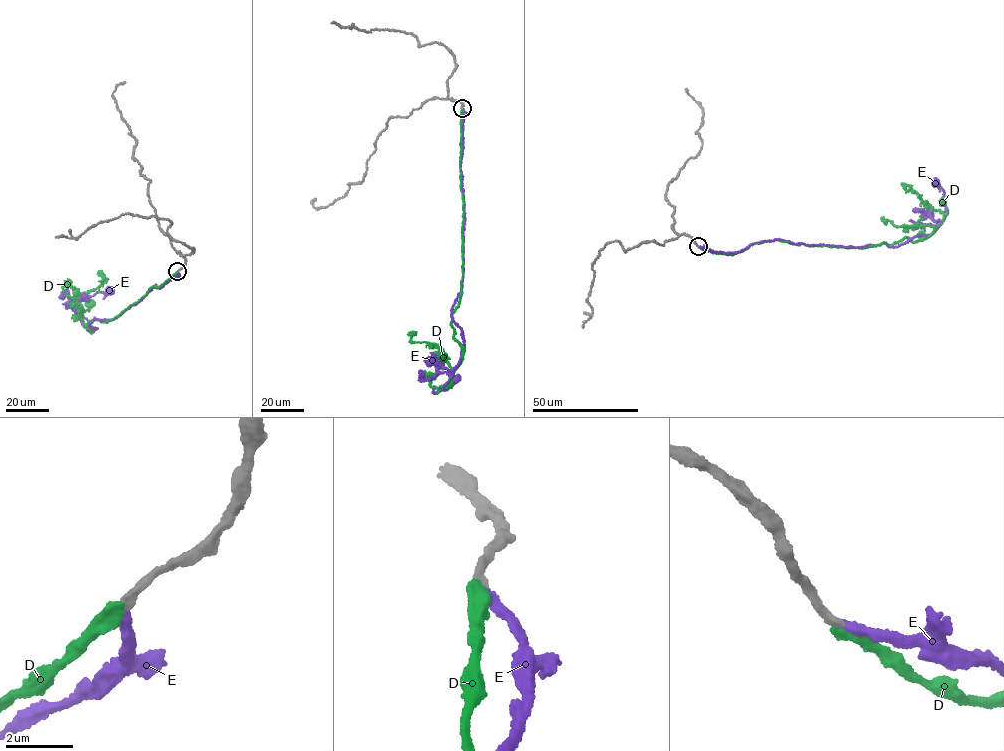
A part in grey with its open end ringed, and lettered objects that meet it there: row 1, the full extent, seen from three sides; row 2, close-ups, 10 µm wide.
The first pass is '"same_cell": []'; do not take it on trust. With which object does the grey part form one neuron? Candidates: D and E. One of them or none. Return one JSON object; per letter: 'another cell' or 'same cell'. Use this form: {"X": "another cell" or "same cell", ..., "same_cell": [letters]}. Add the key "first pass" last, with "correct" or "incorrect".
{"D": "another cell", "E": "same cell", "same_cell": ["E"], "first pass": "incorrect"}

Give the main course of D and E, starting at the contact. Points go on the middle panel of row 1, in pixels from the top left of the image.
D: (462, 108), (463, 272), (459, 302), (450, 322), (453, 338), (462, 348), (462, 359), (435, 394), (448, 384)
E: (462, 108), (463, 265), (451, 310), (463, 350), (447, 382), (434, 393), (456, 378)

